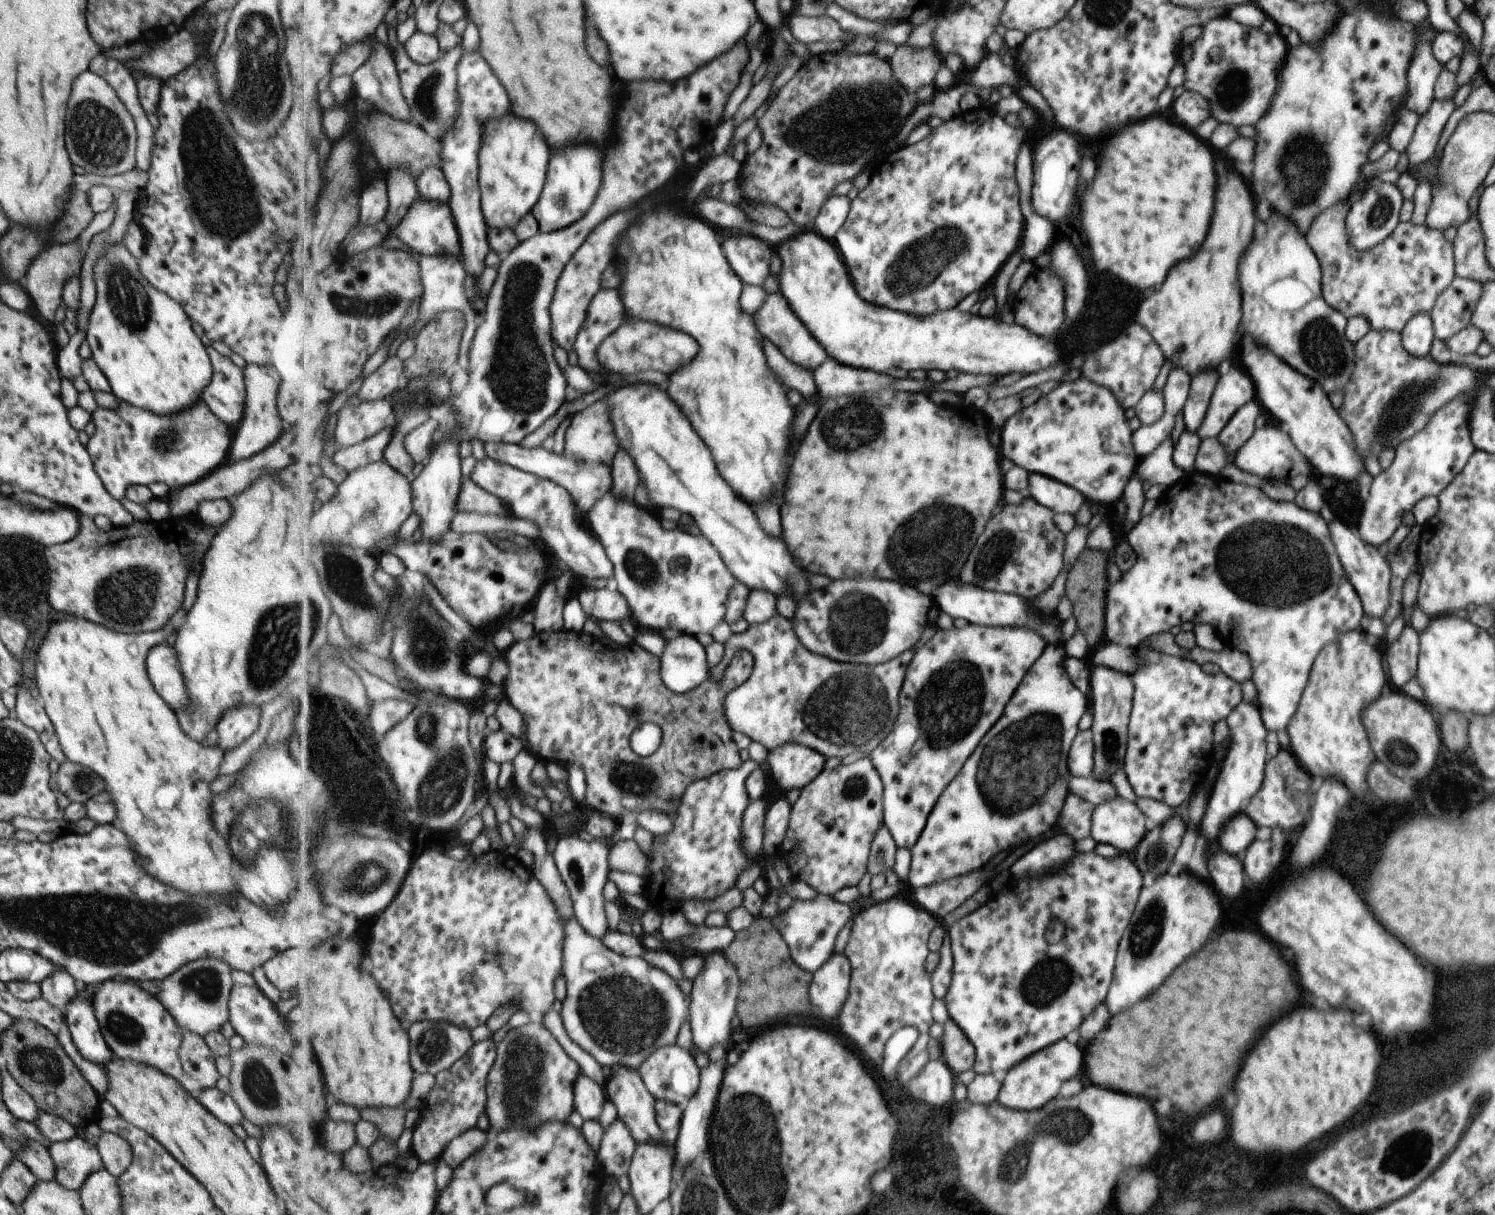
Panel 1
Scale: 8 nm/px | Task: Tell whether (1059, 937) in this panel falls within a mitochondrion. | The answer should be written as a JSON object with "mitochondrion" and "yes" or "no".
{"mitochondrion":"yes"}

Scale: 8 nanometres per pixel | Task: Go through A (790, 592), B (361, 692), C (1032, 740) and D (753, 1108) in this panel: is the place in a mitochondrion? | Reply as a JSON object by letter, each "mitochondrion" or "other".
{"A":"other","B":"other","C":"mitochondrion","D":"mitochondrion"}

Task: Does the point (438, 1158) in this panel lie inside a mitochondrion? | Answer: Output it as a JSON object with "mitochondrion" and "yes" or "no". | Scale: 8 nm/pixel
{"mitochondrion":"no"}

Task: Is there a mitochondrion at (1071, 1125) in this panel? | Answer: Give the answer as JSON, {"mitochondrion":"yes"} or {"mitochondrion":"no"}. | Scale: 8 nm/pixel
{"mitochondrion":"yes"}

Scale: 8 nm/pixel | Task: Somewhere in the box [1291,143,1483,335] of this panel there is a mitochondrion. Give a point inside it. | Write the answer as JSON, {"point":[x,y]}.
{"point":[1381,208]}

